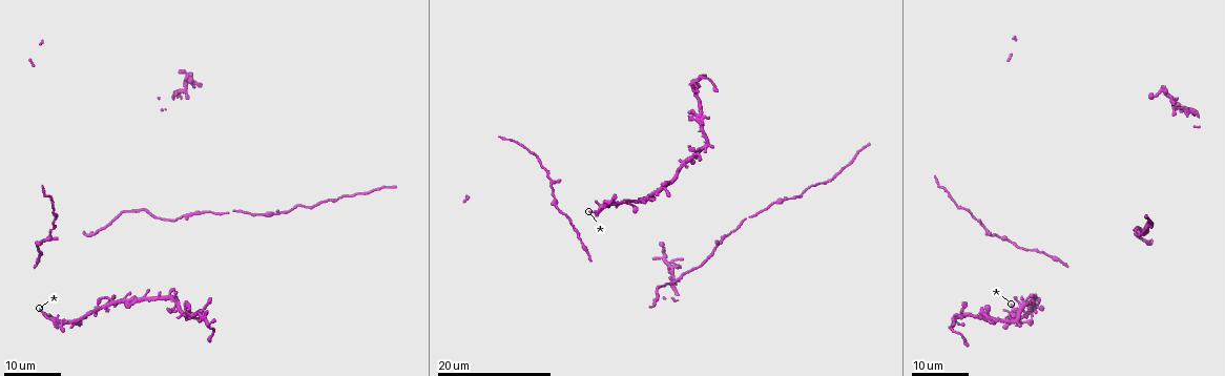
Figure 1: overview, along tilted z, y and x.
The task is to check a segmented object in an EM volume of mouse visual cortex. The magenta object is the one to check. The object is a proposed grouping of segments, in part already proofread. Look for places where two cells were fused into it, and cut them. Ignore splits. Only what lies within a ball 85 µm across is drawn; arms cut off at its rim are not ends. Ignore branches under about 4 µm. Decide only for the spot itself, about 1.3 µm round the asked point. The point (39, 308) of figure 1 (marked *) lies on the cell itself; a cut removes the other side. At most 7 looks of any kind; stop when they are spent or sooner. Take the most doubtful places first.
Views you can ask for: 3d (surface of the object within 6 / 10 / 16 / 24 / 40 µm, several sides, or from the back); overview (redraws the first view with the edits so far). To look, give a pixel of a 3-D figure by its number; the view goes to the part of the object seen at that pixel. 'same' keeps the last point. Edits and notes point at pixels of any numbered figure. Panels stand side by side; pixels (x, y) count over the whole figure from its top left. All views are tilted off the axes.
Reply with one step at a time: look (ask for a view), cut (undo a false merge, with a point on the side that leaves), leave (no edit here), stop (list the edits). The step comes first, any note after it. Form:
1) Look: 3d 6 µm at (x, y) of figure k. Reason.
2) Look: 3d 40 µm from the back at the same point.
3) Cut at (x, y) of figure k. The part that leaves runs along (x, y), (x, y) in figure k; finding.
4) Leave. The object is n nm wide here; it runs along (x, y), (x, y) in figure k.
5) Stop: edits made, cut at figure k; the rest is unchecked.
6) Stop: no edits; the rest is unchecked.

Look: 3d 16 µm at (716, 246) of figure 1. Side arm on a straight run.

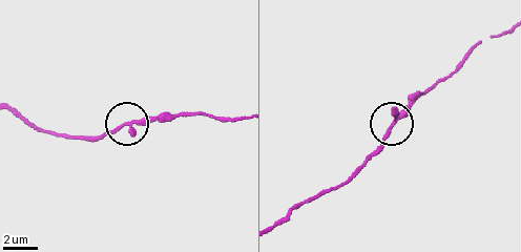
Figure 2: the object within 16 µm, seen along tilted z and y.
Look: 3d 6 µm at (131, 124) of figure 2.

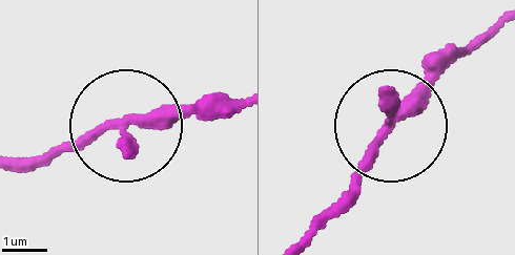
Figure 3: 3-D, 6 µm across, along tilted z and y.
Leave. It runs along (315, 236), (451, 50) in figure 3; all the same cell.

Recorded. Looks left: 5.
Look: 3d 16 µm at (689, 159) of figure 1. Branch point.

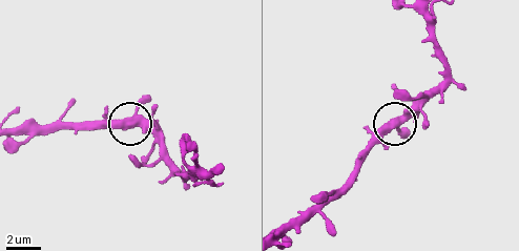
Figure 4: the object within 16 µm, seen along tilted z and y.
Look: 3d 10 µm at (135, 116) of figure 4. Zoom in.

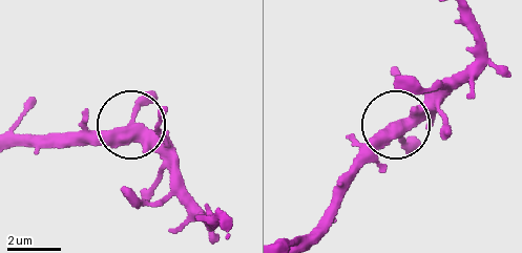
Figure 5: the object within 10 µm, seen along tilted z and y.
Leave. 3 arms meet here; it runs along (18, 147), (60, 148), (130, 127), (176, 162) in figure 5; one cell here.

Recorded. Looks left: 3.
Look: 3d 24 µm at (207, 323) of figure 1. Thin arm on a thick one.

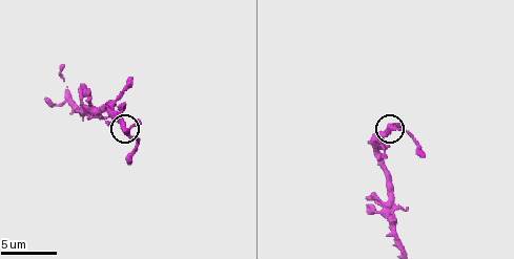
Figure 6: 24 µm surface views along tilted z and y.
Look: 3d 6 µm at (391, 130) of figure 6.

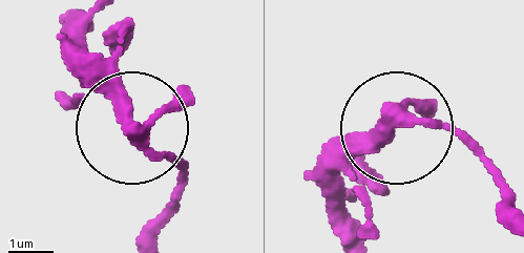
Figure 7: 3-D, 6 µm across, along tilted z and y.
Leave. The object is 270 nm wide here; continuous, no second cell.

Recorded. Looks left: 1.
Stop: no edits; the rest is unchecked.

